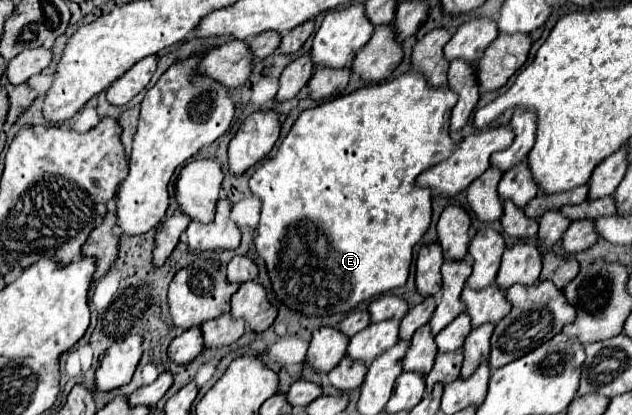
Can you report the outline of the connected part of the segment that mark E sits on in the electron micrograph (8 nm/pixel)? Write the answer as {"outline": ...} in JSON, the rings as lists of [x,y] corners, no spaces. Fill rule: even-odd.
{"outline":[[[410,71],[404,73],[392,81],[378,83],[378,85],[366,85],[358,91],[352,91],[348,95],[336,97],[332,101],[326,101],[318,107],[306,109],[300,113],[296,123],[292,125],[290,133],[278,147],[276,155],[268,159],[264,165],[260,165],[252,179],[250,189],[262,199],[262,215],[258,225],[258,237],[256,237],[256,251],[266,261],[272,289],[280,301],[284,301],[288,307],[296,311],[304,311],[304,315],[332,315],[332,313],[346,313],[352,311],[360,301],[370,299],[374,295],[386,293],[390,289],[396,289],[398,285],[404,285],[408,279],[408,269],[412,263],[412,249],[422,239],[422,235],[428,231],[428,225],[432,221],[432,191],[426,187],[418,187],[416,177],[426,171],[428,167],[444,161],[452,151],[456,151],[458,139],[452,139],[450,133],[450,113],[456,105],[458,95],[448,87],[430,87],[426,77]]]}

